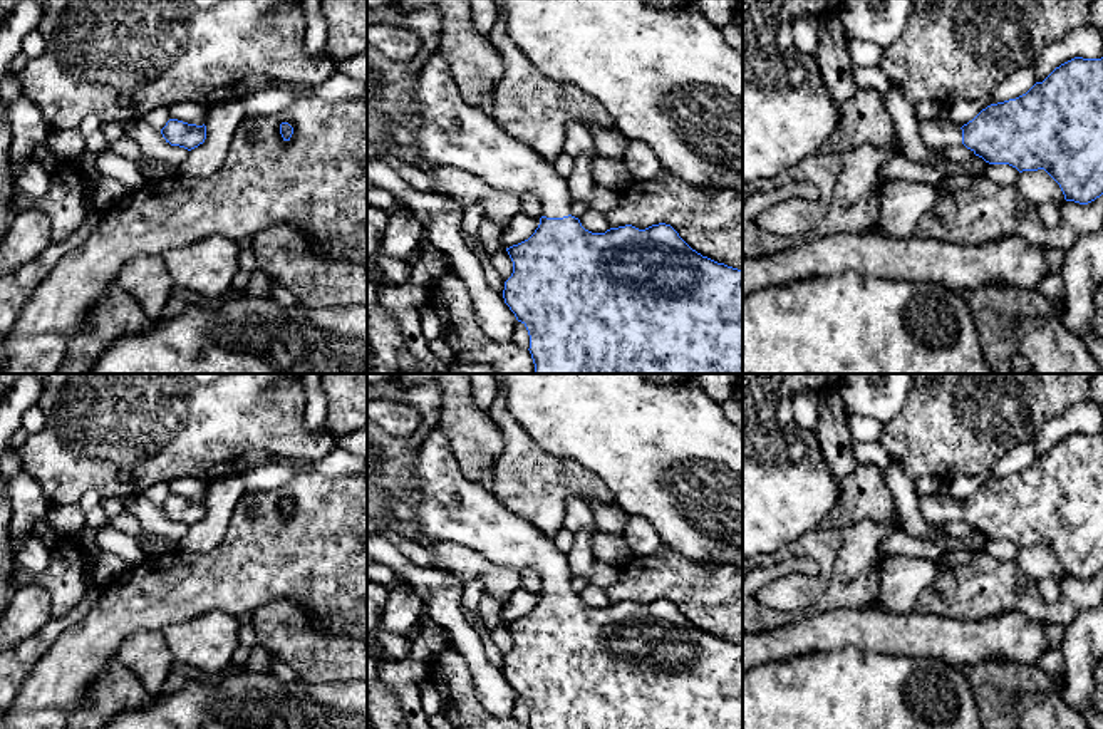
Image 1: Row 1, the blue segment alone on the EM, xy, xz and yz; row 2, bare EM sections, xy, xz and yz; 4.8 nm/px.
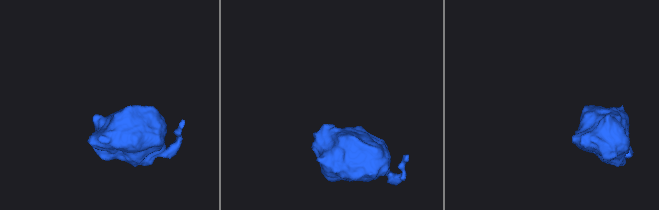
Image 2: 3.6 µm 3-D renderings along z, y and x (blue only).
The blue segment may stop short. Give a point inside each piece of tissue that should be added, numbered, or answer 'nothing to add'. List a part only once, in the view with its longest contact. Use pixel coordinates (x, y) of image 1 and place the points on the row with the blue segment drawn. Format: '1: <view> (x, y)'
1: xz (453, 133)

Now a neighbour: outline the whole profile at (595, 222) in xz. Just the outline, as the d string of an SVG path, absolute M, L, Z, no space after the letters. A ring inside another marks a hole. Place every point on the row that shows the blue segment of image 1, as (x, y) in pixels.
M595 209L587 211L578 220L582 226L592 233L605 233L607 230L610 230L607 215Z

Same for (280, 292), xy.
M272 280L272 295L283 307L298 303L298 300L293 297L293 293L285 285L282 285L280 282L275 282L275 280Z

